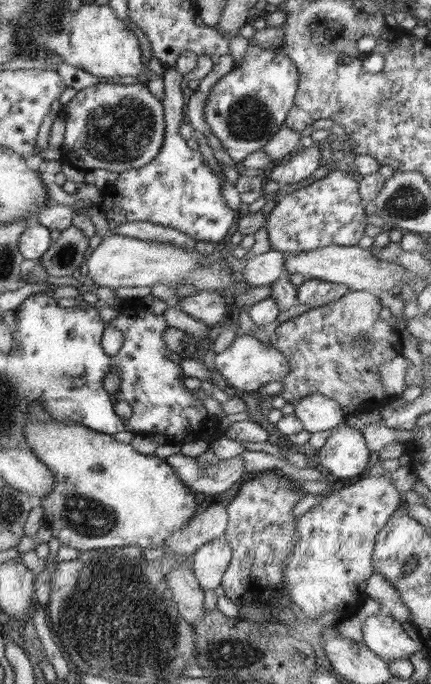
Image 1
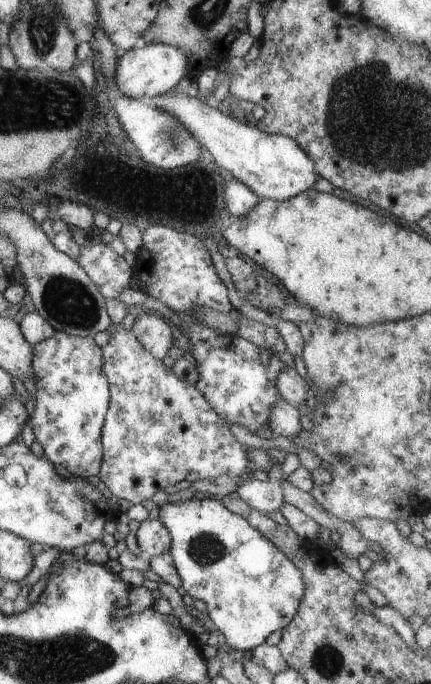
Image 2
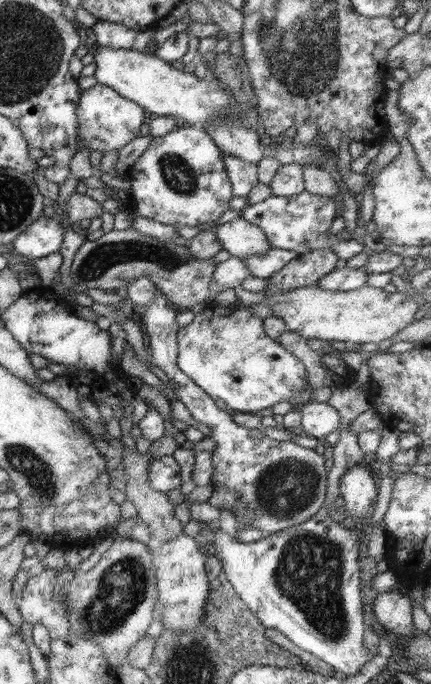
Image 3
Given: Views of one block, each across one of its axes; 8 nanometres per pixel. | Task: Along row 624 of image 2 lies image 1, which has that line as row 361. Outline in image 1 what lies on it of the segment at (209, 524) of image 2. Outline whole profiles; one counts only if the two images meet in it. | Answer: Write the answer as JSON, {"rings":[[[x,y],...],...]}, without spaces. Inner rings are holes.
{"rings":[[[241,332],[224,352],[216,353],[216,370],[220,372],[226,382],[234,388],[258,394],[260,386],[274,380],[281,381],[289,371],[288,359],[273,346],[266,347],[252,334]]]}

